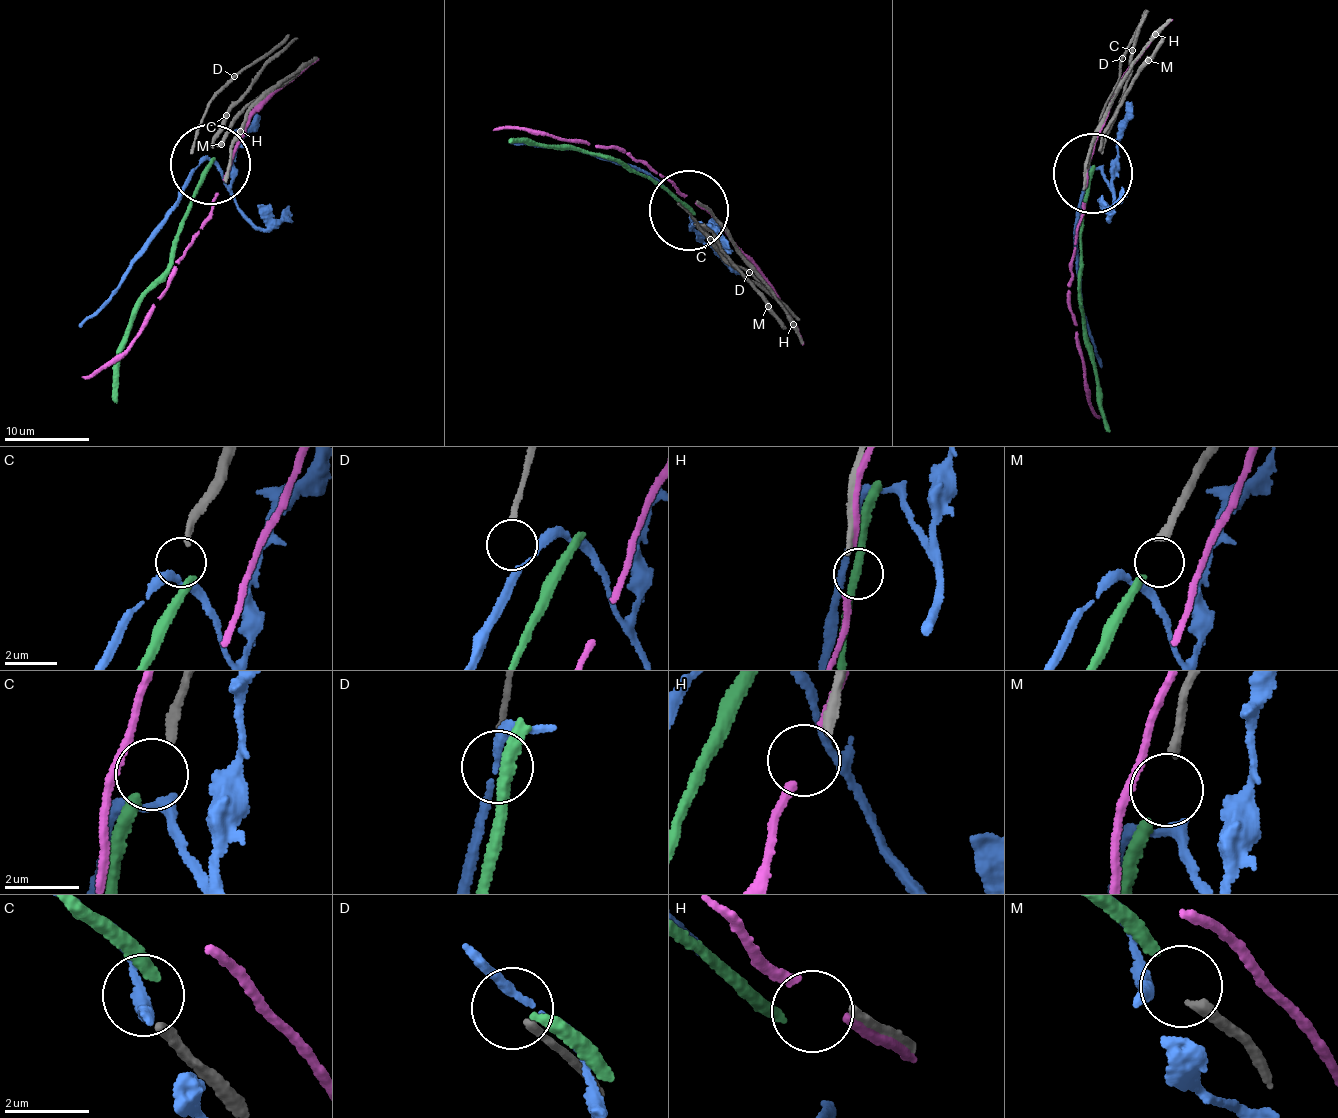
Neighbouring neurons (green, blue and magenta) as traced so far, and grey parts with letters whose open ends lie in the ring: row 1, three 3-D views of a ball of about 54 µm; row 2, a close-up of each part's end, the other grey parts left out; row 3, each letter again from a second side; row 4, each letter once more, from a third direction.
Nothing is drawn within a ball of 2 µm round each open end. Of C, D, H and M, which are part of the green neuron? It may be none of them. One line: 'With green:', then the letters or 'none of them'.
With green: M

